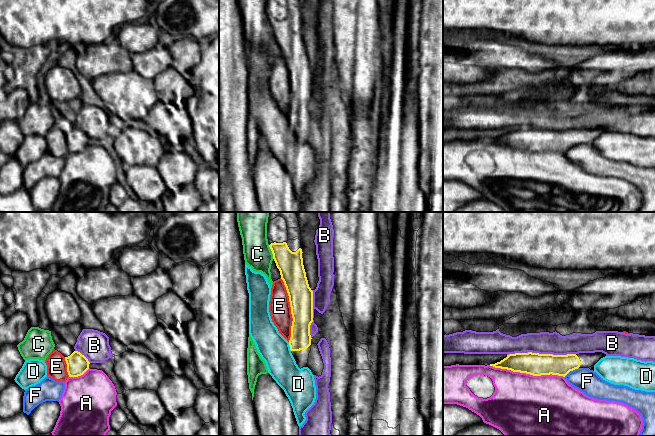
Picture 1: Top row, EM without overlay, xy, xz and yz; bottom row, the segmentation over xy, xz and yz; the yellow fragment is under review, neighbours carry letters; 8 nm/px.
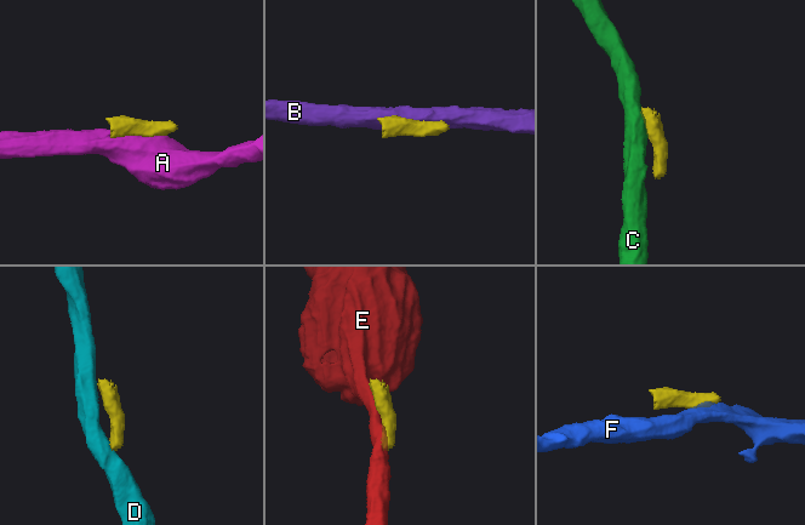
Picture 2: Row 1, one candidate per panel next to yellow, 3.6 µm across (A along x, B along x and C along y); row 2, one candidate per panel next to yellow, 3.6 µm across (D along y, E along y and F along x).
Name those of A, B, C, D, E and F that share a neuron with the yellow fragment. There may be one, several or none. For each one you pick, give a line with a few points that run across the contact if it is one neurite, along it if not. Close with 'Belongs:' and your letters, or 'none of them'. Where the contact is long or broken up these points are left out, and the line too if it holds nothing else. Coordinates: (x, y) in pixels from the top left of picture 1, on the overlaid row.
Belongs: none of them

